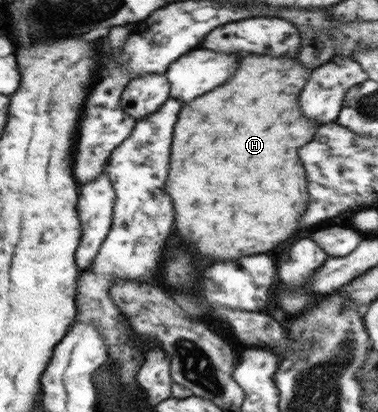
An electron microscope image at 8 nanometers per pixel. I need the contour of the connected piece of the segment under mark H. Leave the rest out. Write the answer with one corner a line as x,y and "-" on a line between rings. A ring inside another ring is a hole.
250,54
248,58
240,60
240,70
232,80
222,84
218,90
212,90
210,94
196,98
194,102
182,106
176,121
172,140
172,156
170,156
170,174
166,180
166,192
170,194
176,210
176,232
188,248
194,248
192,252
202,258
202,260
234,260
240,256
250,256
250,254
264,254
272,248
276,248
280,242
288,240
300,224
300,216
306,212
308,204
308,190
306,190
306,178
304,178
304,166
298,158
298,148
302,148
310,138
314,138
316,126
310,126
306,118
302,118
302,112
298,108
298,92
306,84
308,70
304,66
298,66
296,58
262,58
258,54

